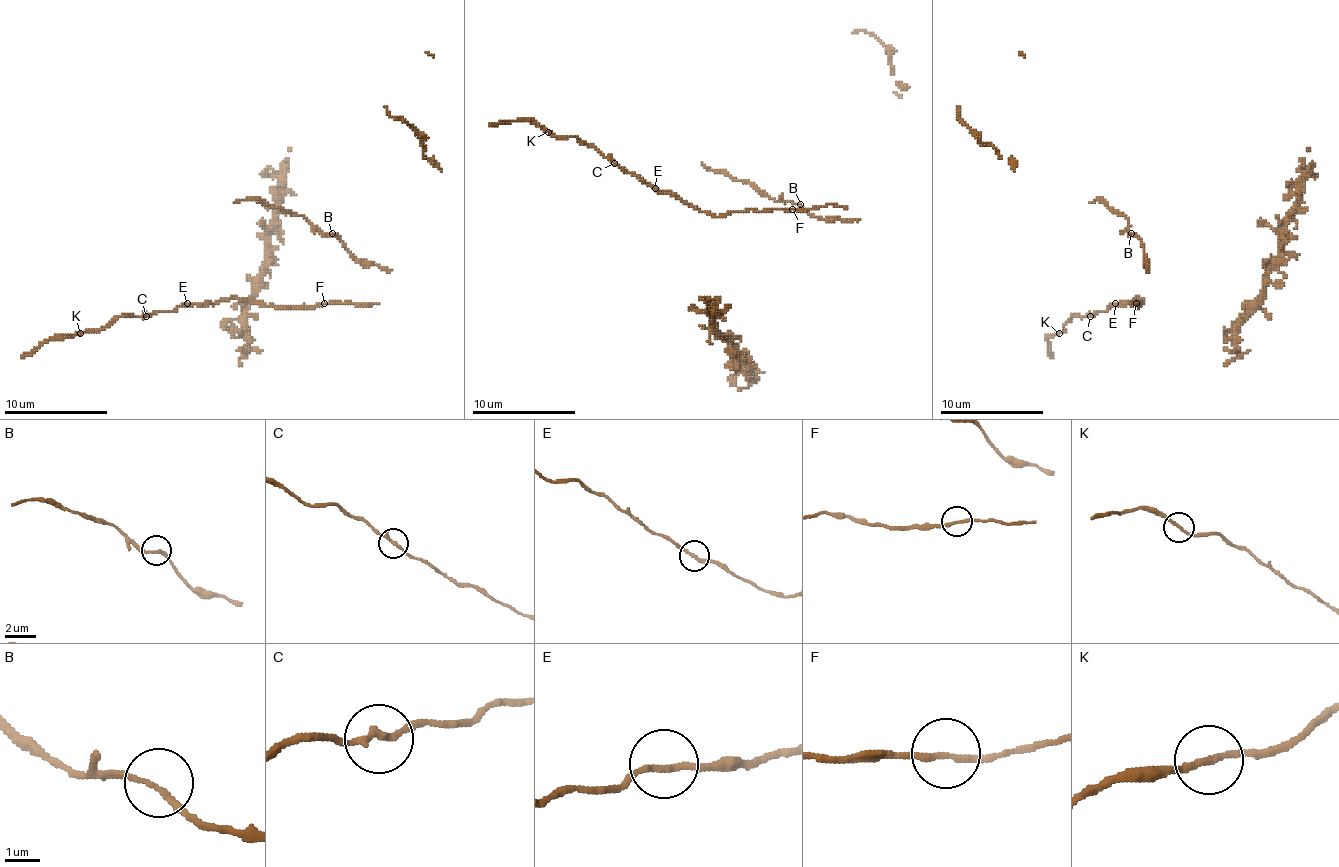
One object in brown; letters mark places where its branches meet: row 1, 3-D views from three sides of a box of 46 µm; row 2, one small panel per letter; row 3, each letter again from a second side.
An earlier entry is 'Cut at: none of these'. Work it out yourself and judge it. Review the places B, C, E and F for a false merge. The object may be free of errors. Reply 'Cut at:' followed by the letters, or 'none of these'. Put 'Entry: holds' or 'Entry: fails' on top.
Entry: holds
Cut at: none of these

